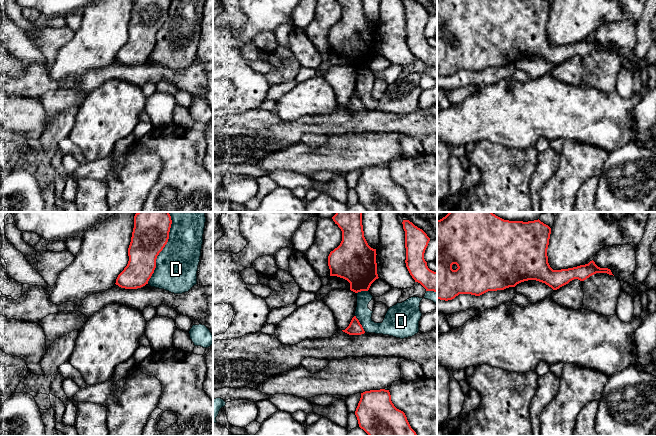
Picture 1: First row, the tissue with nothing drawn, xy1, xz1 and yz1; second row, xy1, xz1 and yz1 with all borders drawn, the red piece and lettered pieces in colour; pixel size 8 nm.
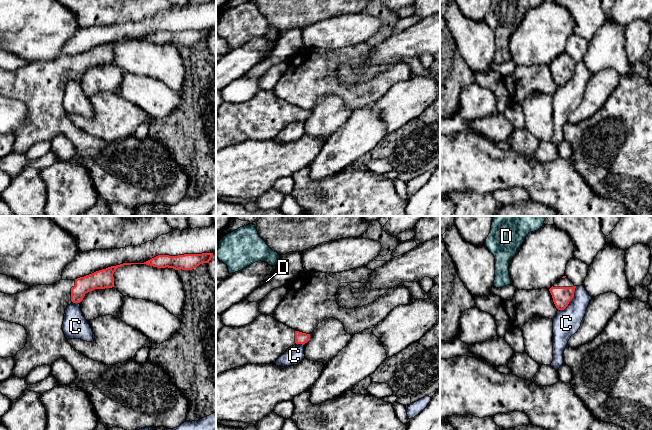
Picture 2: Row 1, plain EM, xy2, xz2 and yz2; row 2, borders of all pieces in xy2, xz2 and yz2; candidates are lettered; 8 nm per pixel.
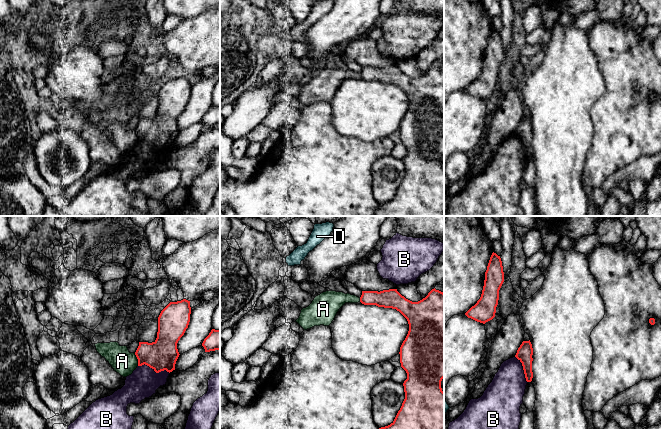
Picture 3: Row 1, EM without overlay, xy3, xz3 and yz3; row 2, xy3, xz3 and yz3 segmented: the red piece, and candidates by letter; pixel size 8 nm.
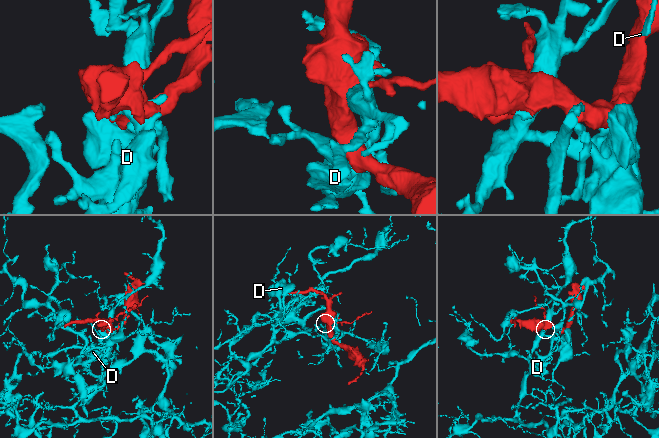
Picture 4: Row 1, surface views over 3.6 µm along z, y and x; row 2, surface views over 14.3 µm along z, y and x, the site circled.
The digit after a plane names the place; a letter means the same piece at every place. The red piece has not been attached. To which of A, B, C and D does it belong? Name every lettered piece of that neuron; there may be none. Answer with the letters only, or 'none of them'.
none of them

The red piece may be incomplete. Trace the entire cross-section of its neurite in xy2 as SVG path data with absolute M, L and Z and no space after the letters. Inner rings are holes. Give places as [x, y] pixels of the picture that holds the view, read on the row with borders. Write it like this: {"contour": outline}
{"contour": "M213 253L184 254L178 256L158 255L144 263L123 263L96 271L75 280L60 280L52 285L32 286L20 293L9 295L0 292L0 320L16 323L26 330L25 347L14 358L12 376L26 378L34 368L51 366L57 359L68 362L76 372L75 384L88 396L94 413L107 428L139 430L146 427L173 429L186 422L189 402L166 374L163 368L147 360L138 363L134 358L115 365L89 359L68 343L62 324L65 309L73 303L80 303L85 294L95 289L114 287L113 274L118 267L131 264L146 264L157 268L192 270L202 263L209 263Z"}

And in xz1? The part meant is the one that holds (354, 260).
{"contour": "M336 212L332 219L342 231L342 241L328 256L330 276L347 280L350 283L350 290L355 293L368 291L371 284L379 277L376 249L371 248L364 237L362 212Z"}

